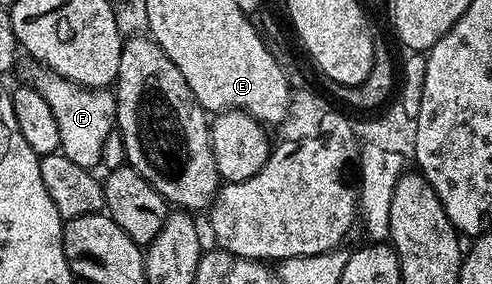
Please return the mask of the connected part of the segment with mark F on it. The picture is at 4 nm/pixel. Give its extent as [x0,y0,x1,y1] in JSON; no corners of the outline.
[26,65,118,168]

